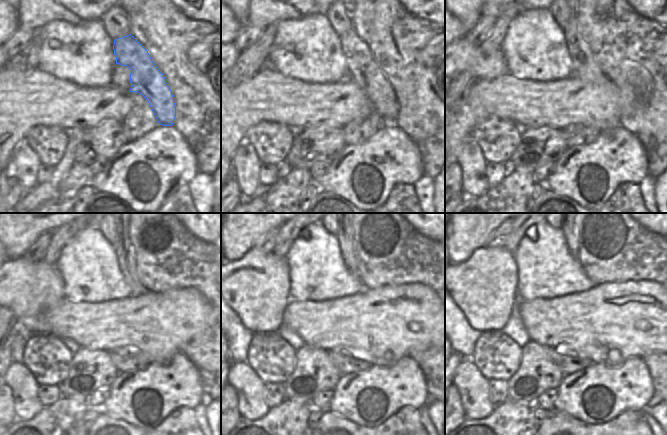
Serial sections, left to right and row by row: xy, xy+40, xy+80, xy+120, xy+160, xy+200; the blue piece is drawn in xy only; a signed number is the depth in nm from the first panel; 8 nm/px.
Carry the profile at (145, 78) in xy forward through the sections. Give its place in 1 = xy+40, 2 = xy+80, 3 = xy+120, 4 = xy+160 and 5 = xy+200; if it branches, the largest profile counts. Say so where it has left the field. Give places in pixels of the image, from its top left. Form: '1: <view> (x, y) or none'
1: xy+40 (362, 68)
2: xy+80 (584, 67)
3: xy+120 (124, 251)
4: xy+160 (344, 235)
5: xy+200 (570, 235)

